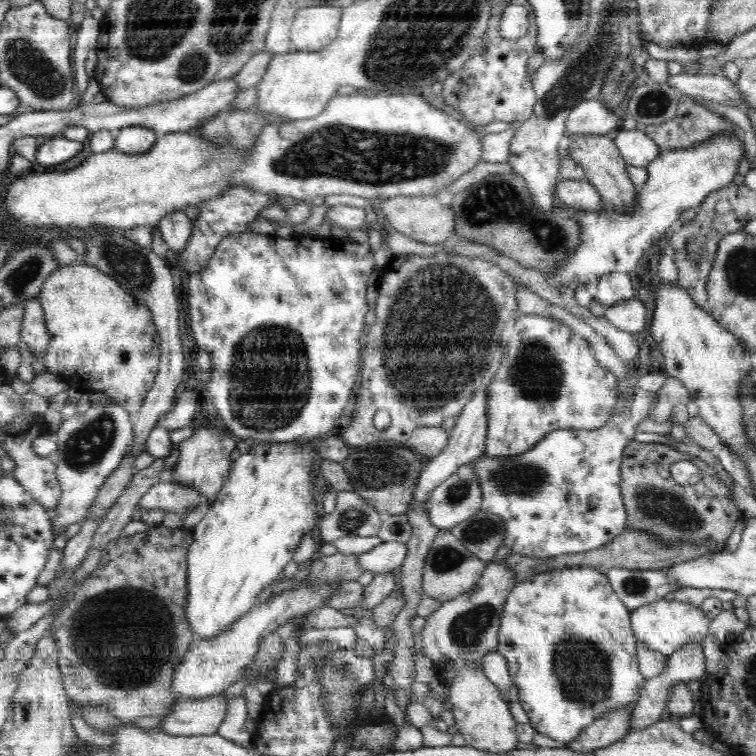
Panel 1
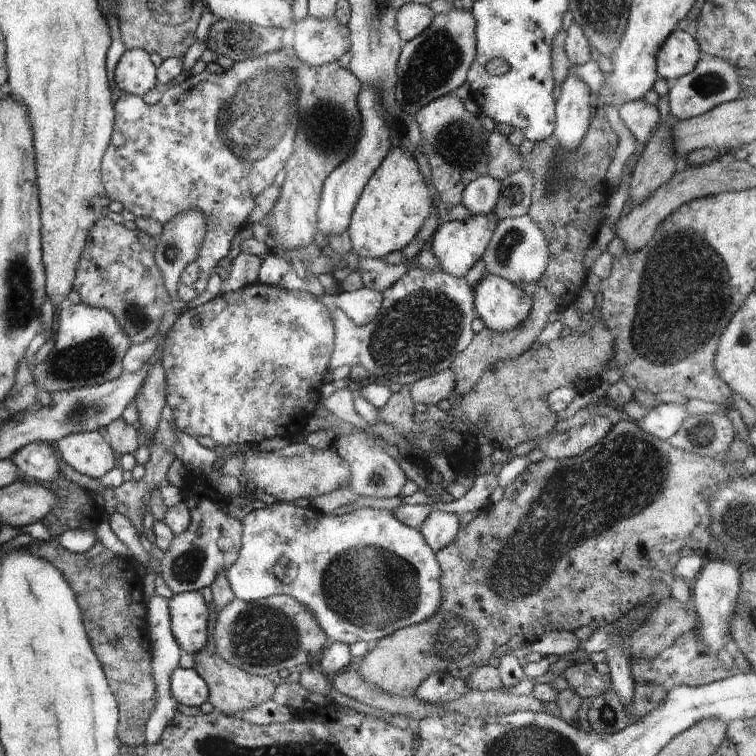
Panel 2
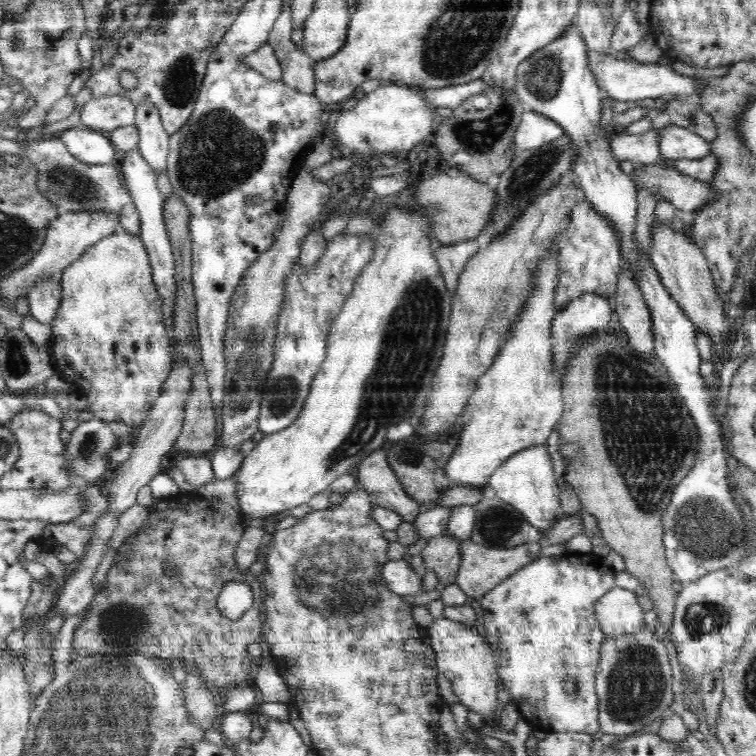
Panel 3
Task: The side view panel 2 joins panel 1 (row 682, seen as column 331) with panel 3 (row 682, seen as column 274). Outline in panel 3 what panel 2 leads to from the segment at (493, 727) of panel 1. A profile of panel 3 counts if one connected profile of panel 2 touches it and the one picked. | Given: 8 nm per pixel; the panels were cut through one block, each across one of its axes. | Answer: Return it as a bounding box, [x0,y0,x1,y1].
[427,617,501,724]

